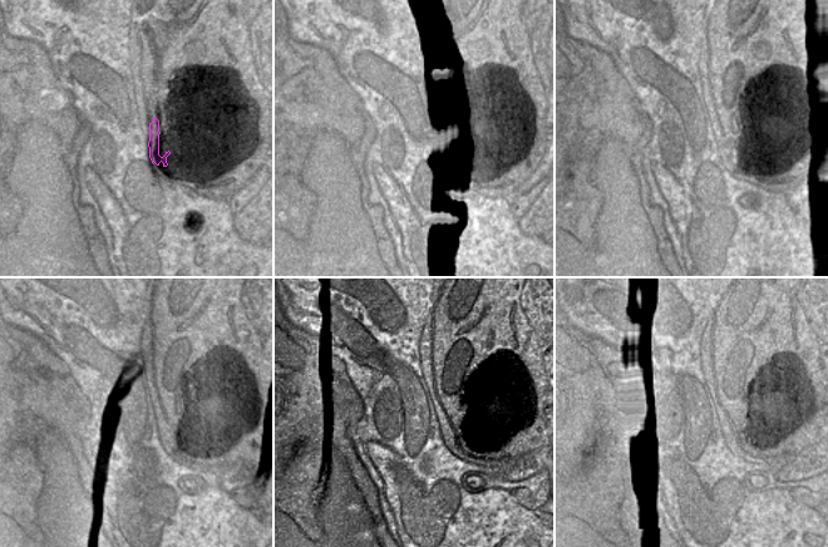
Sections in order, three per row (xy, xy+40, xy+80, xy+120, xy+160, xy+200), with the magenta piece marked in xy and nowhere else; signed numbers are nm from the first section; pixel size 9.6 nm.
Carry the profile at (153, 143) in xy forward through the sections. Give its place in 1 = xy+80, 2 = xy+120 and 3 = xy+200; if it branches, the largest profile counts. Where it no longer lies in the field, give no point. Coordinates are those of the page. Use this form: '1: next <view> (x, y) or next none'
1: next xy+80 (729, 156)
2: next xy+120 (167, 437)
3: next xy+200 (809, 462)

